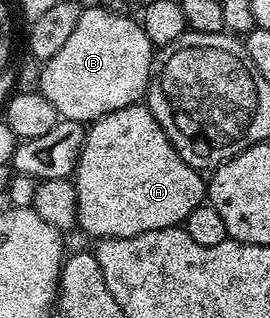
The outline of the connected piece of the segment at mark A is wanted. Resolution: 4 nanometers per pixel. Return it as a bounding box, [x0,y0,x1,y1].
[73,102,207,240]

